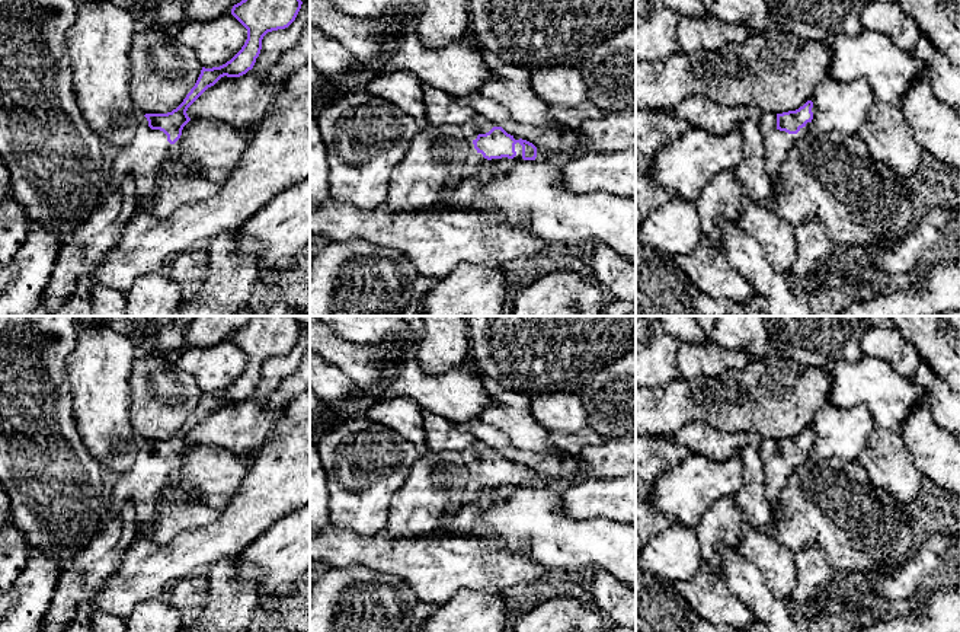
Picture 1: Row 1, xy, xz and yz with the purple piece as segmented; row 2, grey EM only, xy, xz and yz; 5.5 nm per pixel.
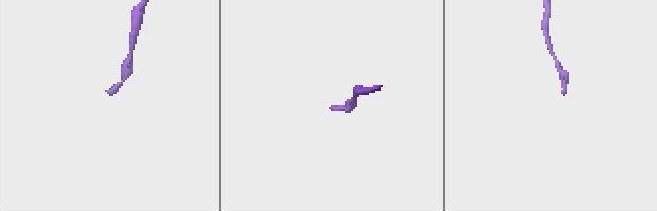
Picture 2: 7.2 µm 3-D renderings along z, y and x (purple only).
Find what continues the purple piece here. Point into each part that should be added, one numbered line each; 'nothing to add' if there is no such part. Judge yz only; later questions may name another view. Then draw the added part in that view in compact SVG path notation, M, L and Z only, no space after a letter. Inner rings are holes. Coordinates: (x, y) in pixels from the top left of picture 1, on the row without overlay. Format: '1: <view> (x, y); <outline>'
1: yz (778, 469); M759 438L756 443L764 459L768 497L777 511L781 492L791 473L812 456L812 449L807 449L803 454L800 454L797 460L788 460L777 454L777 440Z

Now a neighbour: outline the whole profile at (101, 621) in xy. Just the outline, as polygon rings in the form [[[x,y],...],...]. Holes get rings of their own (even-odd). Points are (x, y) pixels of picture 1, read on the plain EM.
[[[93,609],[90,616],[92,632],[127,632],[127,619],[103,610]]]

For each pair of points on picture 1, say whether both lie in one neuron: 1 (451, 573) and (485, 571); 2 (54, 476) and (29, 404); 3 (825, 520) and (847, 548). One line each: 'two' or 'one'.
1: one
2: one
3: one

